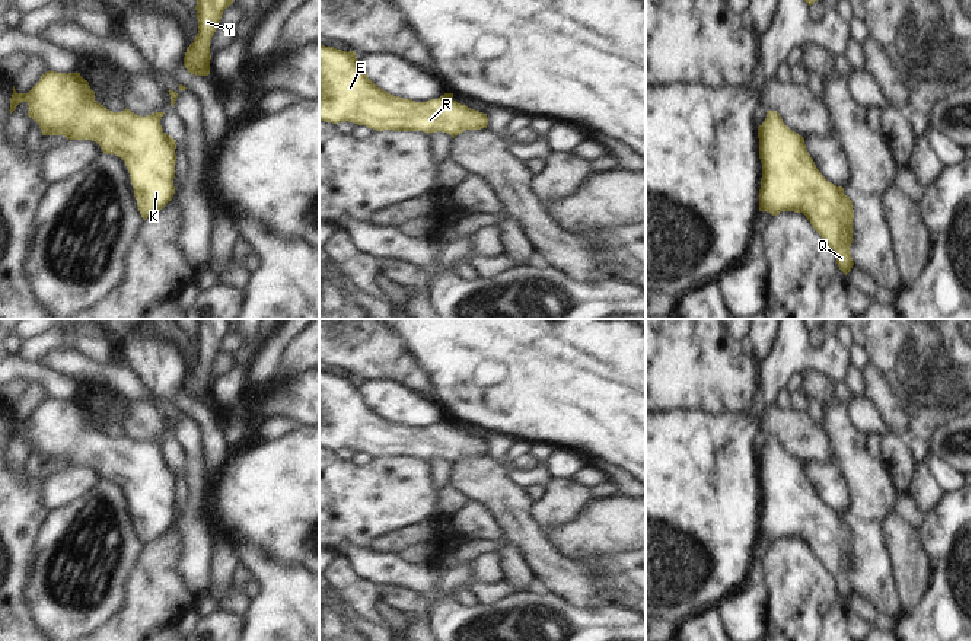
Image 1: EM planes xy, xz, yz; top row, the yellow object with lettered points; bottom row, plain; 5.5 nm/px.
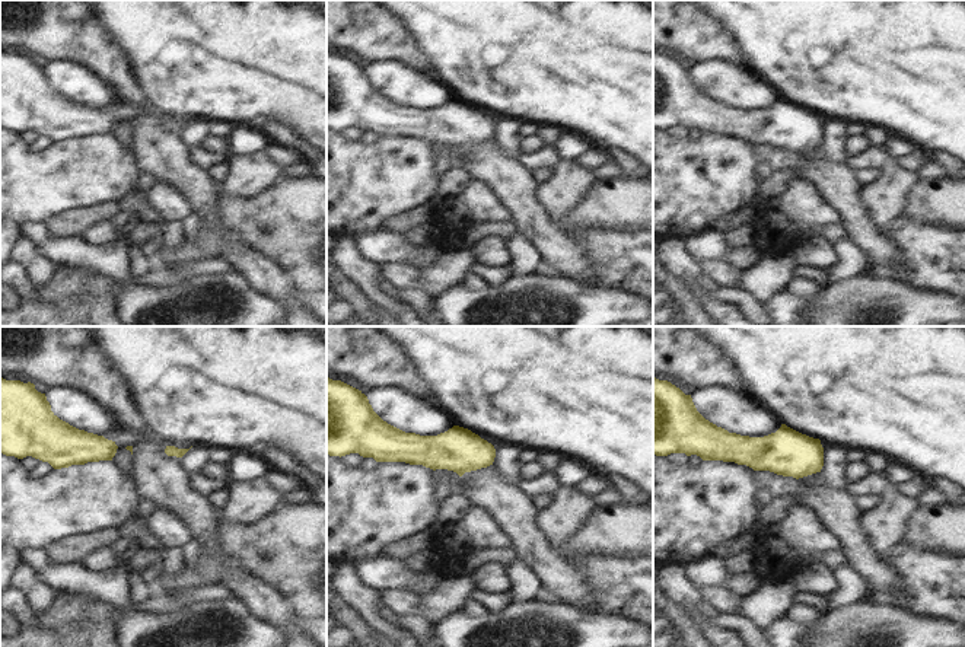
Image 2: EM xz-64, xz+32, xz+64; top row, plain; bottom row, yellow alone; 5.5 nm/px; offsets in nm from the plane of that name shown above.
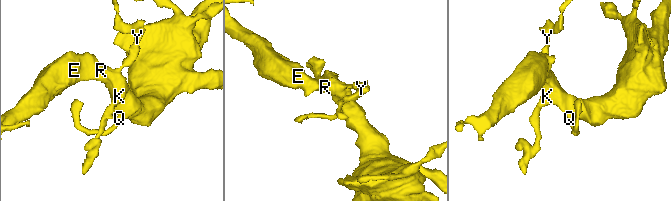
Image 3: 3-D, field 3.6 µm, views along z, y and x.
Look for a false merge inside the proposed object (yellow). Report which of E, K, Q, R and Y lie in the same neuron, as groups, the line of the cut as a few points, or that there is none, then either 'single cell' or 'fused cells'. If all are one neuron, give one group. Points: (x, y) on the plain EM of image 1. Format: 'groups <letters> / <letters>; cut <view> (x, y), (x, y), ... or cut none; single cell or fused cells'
groups E K Q R Y; cut none; single cell

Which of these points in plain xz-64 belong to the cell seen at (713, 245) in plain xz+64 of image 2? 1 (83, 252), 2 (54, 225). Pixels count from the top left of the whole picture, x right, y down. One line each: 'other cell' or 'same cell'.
1: same cell
2: other cell

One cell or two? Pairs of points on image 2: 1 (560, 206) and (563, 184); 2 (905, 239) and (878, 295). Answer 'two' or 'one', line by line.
1: one
2: two

